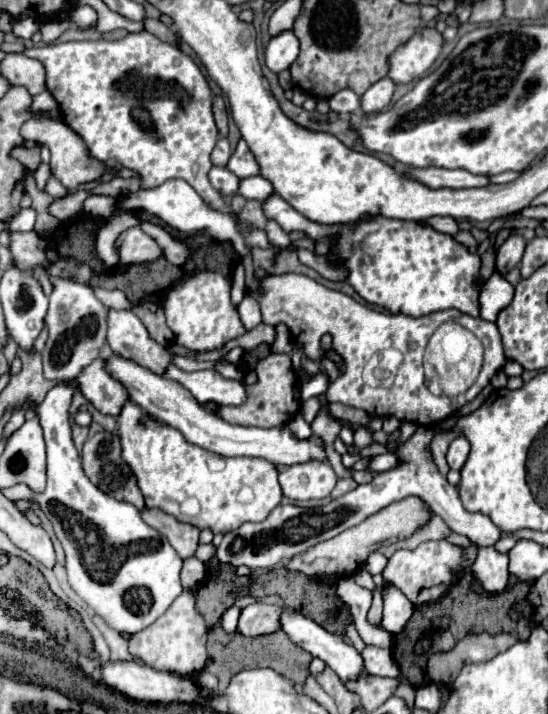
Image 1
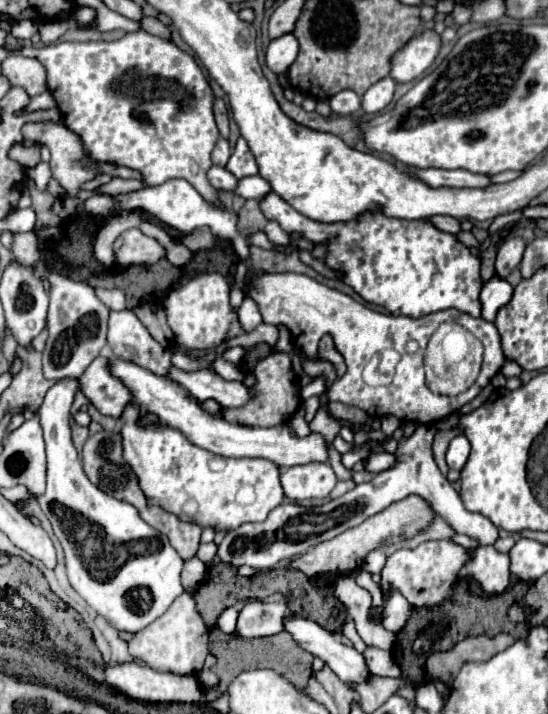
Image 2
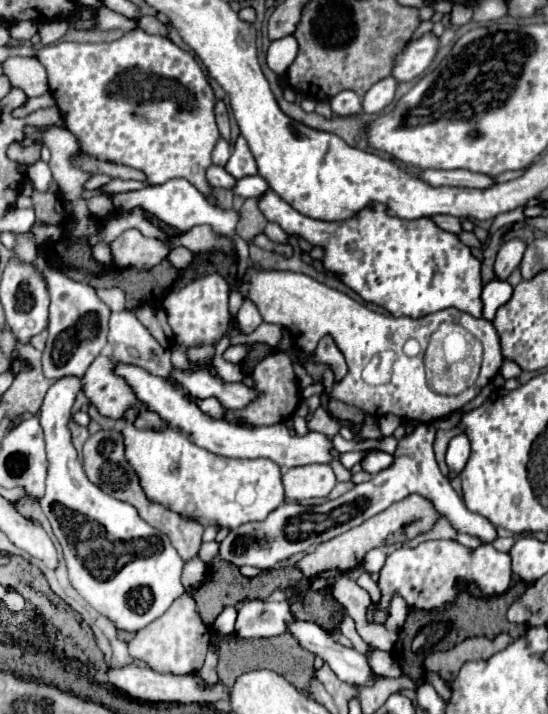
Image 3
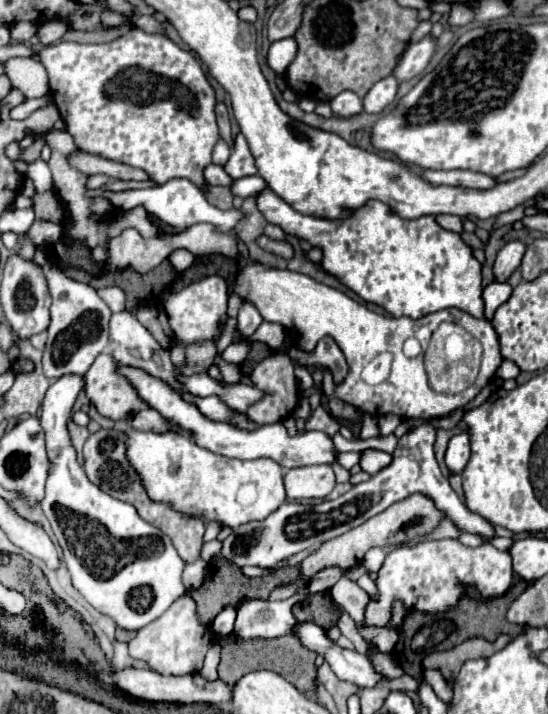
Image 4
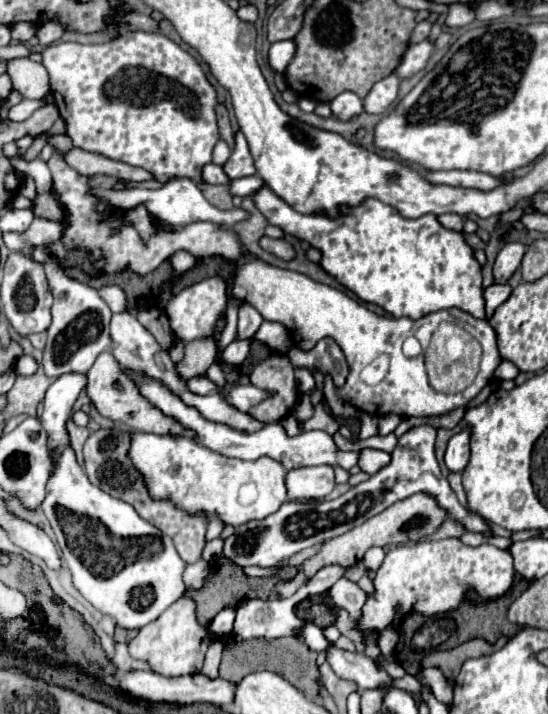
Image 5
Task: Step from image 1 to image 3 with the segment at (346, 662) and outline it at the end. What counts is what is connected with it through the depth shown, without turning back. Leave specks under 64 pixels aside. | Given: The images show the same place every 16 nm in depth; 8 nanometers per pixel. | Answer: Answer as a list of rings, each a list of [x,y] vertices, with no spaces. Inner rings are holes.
[[[294,618],[288,624],[288,632],[300,642],[302,648],[328,662],[328,666],[340,680],[350,684],[372,684],[372,680],[376,678],[364,654],[356,652],[354,648],[342,646],[338,638],[328,634],[318,624]]]

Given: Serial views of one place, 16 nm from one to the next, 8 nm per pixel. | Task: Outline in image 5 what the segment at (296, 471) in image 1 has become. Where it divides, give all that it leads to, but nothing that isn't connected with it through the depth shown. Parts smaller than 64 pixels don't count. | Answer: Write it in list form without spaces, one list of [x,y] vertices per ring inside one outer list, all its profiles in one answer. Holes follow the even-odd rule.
[[[304,466],[286,472],[288,500],[308,500],[328,496],[336,482],[332,466]]]

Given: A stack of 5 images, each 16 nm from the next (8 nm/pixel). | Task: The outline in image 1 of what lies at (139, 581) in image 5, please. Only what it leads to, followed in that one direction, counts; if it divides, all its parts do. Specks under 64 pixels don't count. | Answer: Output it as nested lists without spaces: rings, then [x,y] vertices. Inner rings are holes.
[[[72,380],[60,382],[54,386],[42,404],[38,404],[34,410],[40,418],[40,424],[44,428],[46,448],[48,448],[48,484],[46,490],[36,496],[36,502],[40,504],[46,518],[52,522],[54,532],[58,540],[64,546],[66,552],[66,570],[68,570],[68,582],[72,590],[116,632],[136,634],[144,628],[148,628],[152,622],[156,622],[168,606],[180,596],[182,584],[180,584],[180,568],[182,558],[176,554],[176,550],[170,546],[170,542],[154,528],[150,528],[136,506],[128,502],[120,502],[104,492],[100,492],[84,474],[78,450],[70,436],[70,422],[68,422],[68,408],[72,402],[72,394],[76,392],[76,384]],[[138,542],[152,542],[154,546],[130,546]]]

